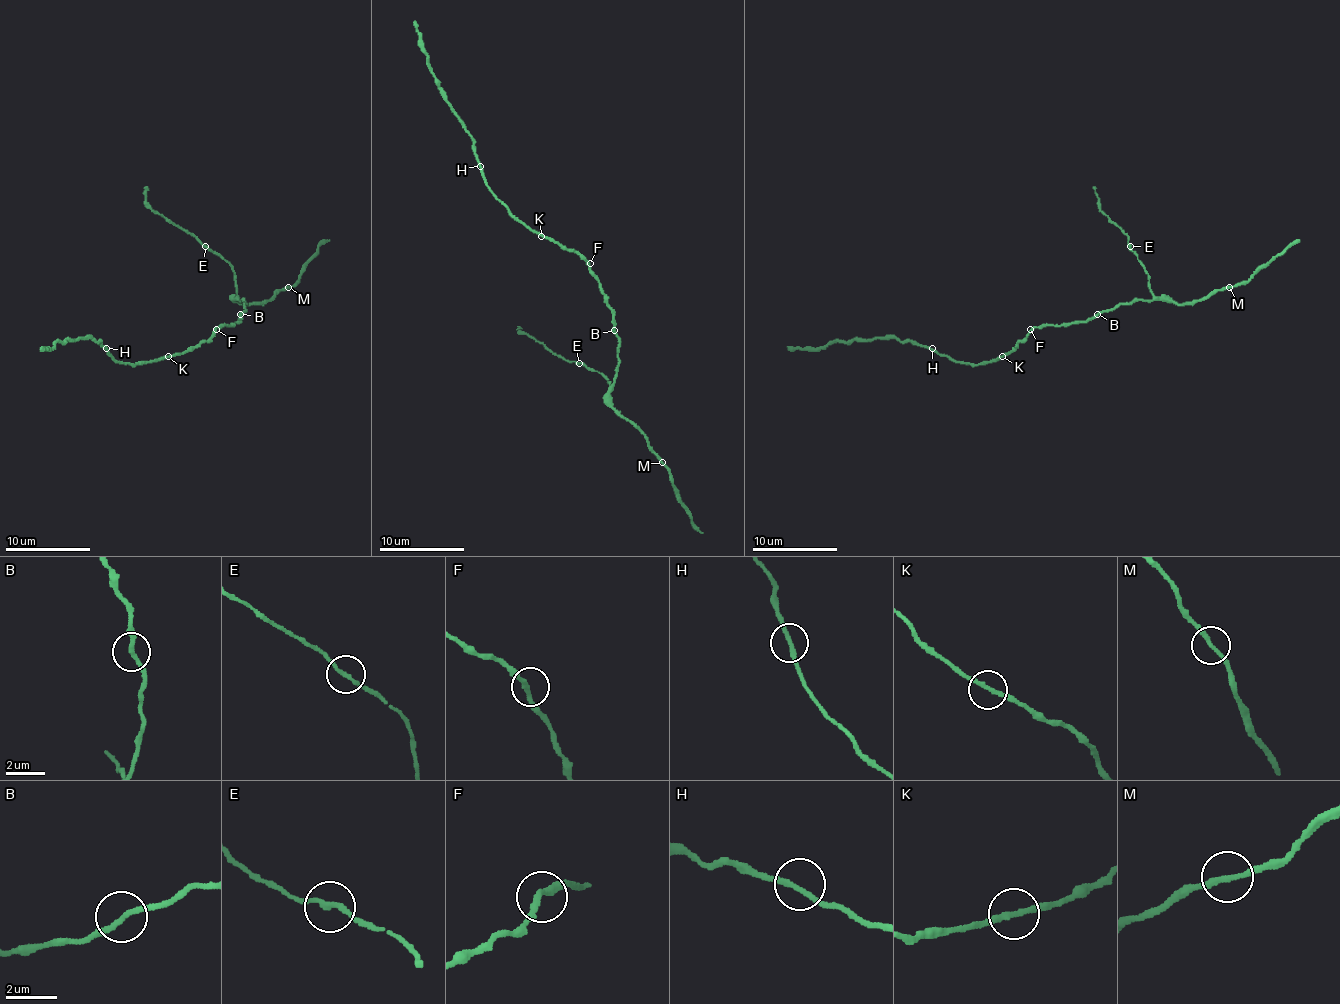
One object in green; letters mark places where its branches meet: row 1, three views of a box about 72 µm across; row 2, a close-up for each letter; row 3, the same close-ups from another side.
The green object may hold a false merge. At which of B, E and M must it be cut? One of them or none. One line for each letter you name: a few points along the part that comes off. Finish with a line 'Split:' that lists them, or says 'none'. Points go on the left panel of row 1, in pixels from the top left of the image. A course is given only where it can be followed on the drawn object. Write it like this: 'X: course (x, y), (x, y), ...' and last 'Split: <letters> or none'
Split: none

